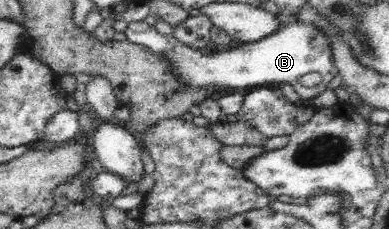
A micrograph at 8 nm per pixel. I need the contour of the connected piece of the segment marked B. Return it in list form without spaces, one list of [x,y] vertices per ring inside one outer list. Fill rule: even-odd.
[[[133,22],[124,31],[131,43],[143,46],[155,54],[161,54],[173,66],[173,74],[179,82],[193,87],[247,87],[247,85],[267,85],[267,83],[289,83],[300,97],[300,106],[310,105],[310,101],[327,89],[327,84],[338,74],[331,54],[331,38],[321,28],[311,23],[291,23],[273,35],[245,44],[234,44],[220,51],[193,49],[181,43],[173,34],[163,35],[155,27],[145,22]],[[307,73],[319,73],[321,83],[306,87],[299,79]]]

